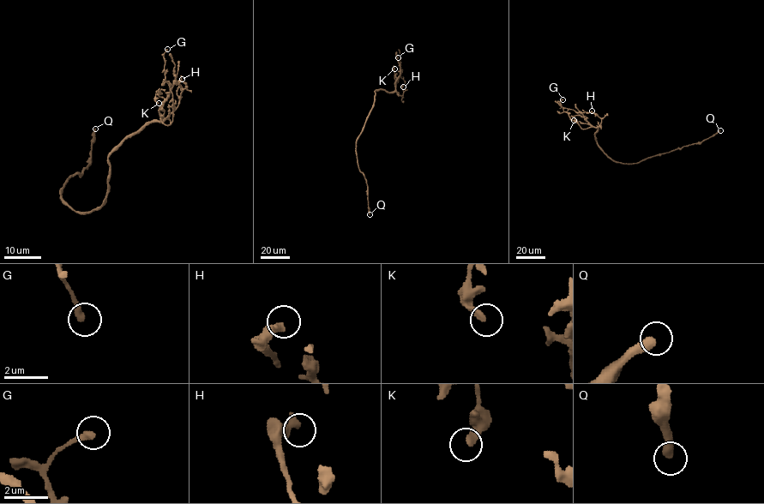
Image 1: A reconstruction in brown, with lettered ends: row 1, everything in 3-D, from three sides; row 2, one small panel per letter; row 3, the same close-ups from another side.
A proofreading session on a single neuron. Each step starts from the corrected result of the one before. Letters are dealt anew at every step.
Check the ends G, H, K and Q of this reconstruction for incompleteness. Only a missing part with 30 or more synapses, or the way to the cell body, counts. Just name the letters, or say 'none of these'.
none of these

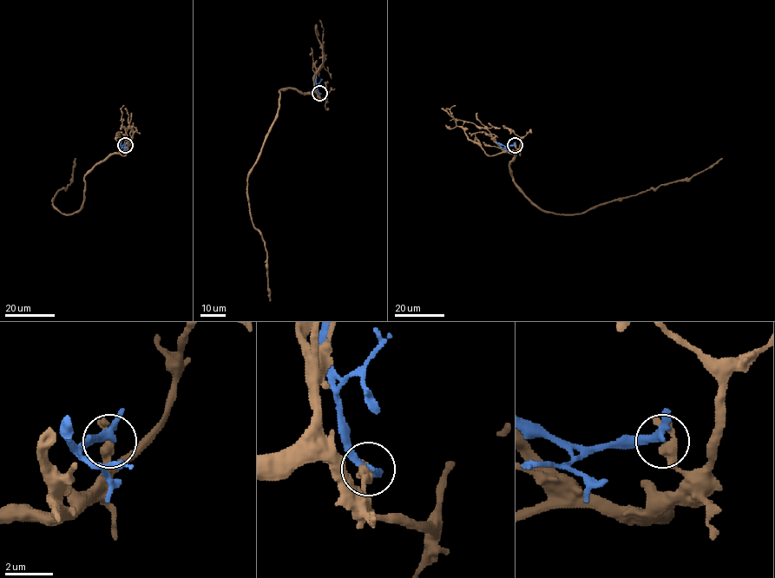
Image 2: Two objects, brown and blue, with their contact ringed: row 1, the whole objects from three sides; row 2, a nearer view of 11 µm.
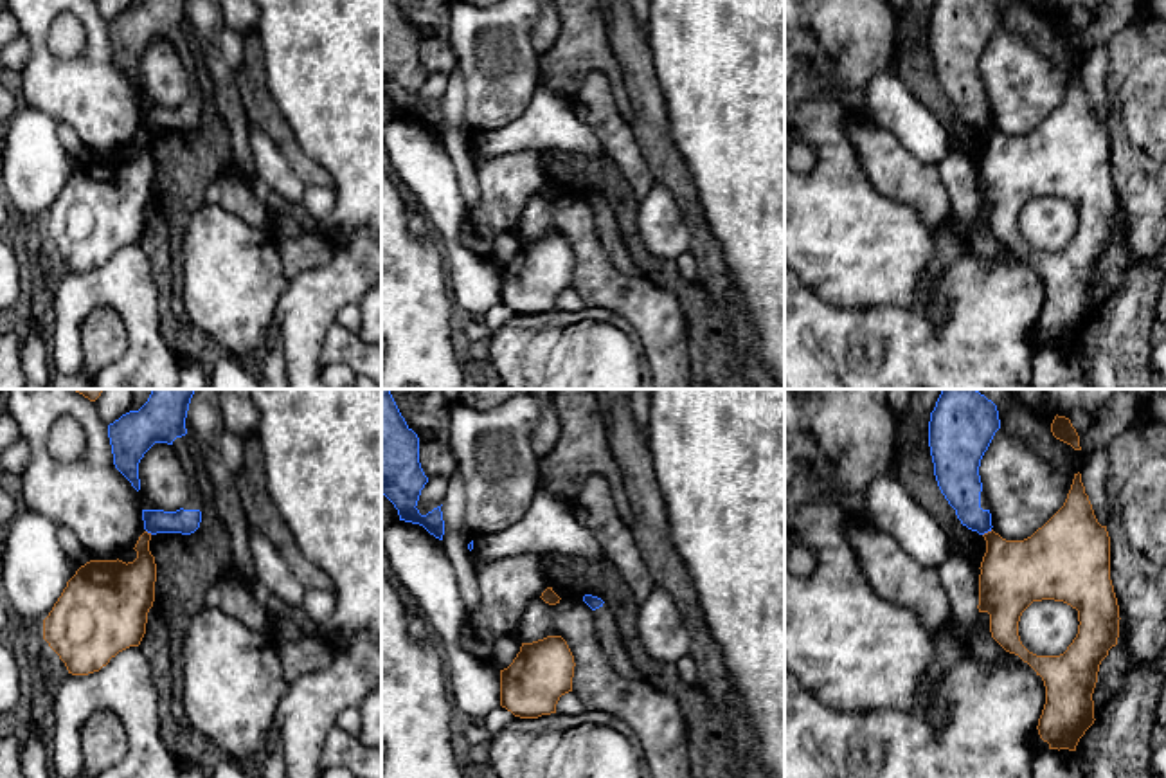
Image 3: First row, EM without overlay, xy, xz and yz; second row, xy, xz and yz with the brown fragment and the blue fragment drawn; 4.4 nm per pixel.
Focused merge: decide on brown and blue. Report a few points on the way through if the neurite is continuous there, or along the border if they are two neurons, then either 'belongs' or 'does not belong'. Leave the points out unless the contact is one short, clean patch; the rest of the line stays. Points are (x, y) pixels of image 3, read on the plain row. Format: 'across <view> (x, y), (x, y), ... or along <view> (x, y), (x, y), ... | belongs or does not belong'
along yz (992, 126), (983, 132) | does not belong

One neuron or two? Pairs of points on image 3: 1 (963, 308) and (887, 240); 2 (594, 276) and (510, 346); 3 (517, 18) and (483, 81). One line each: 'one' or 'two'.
1: two
2: two
3: one

